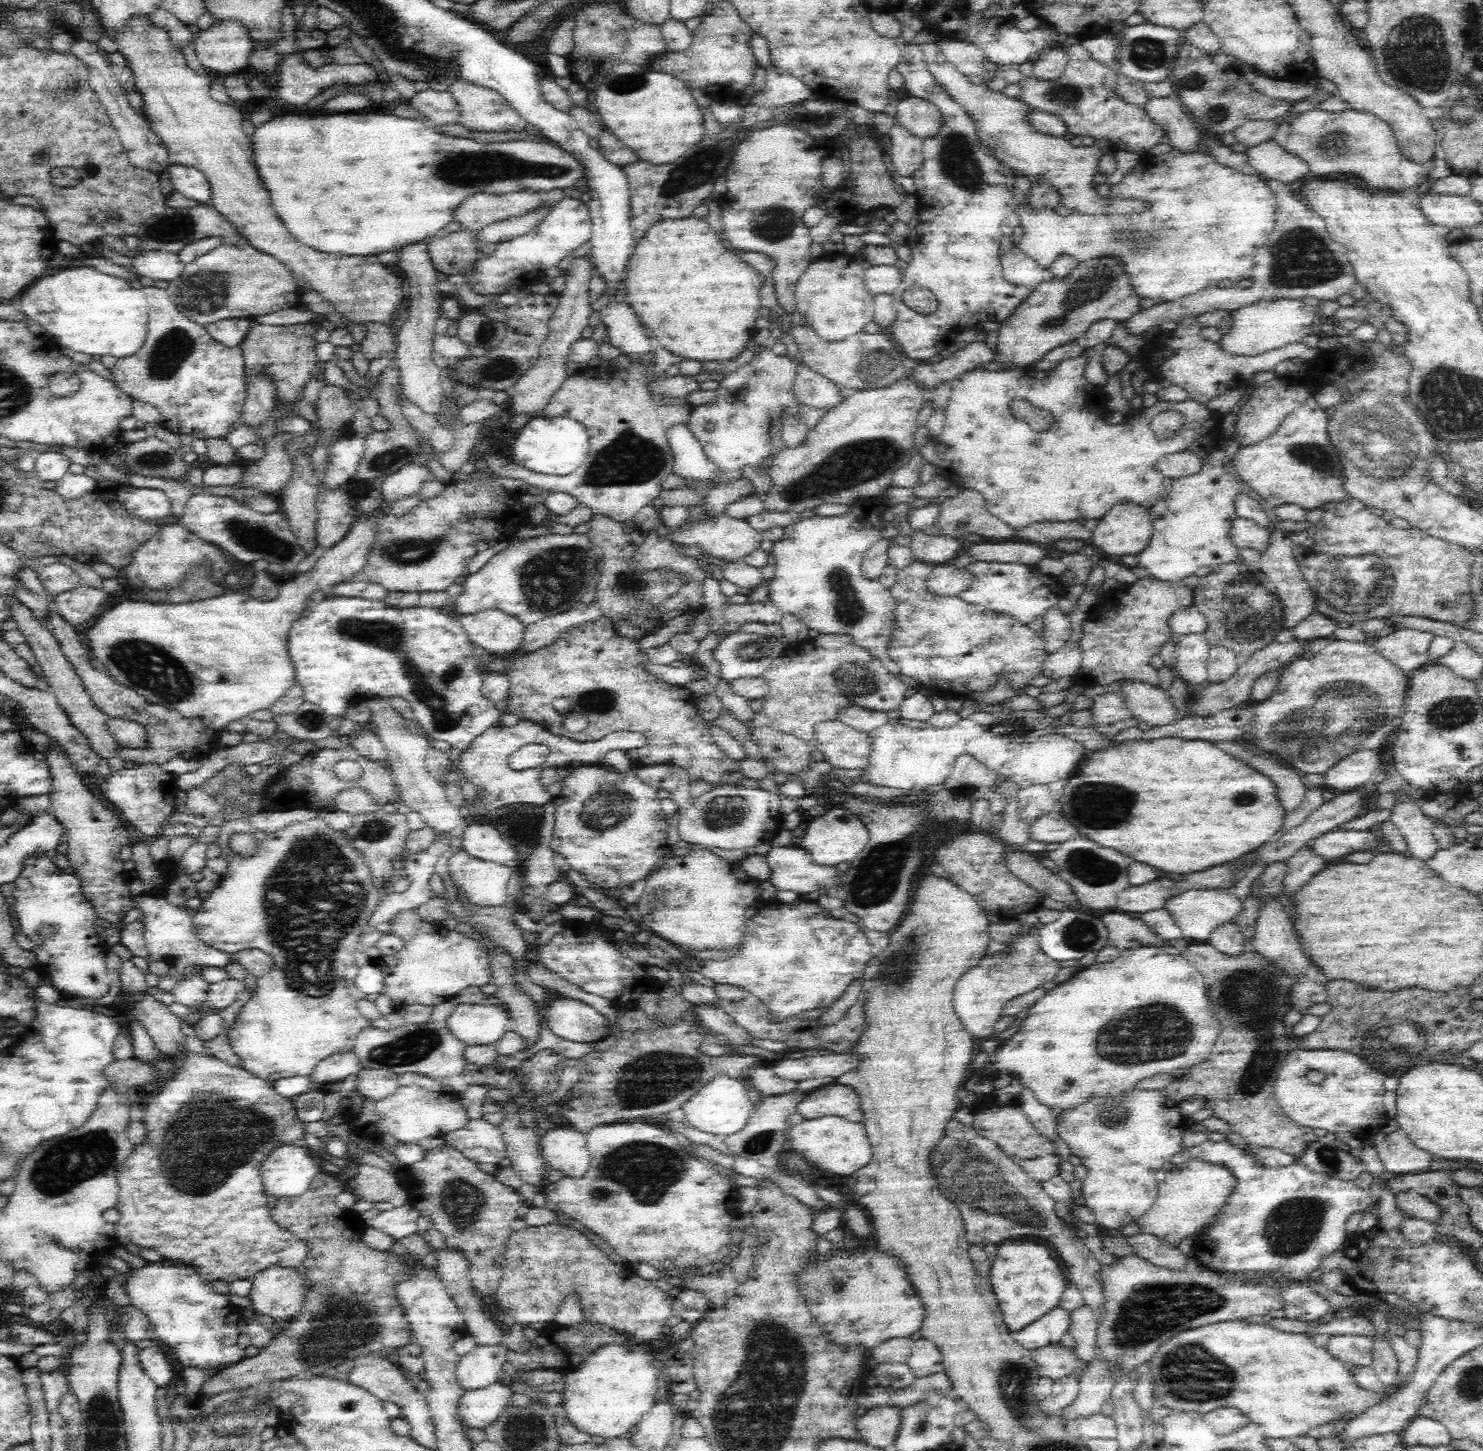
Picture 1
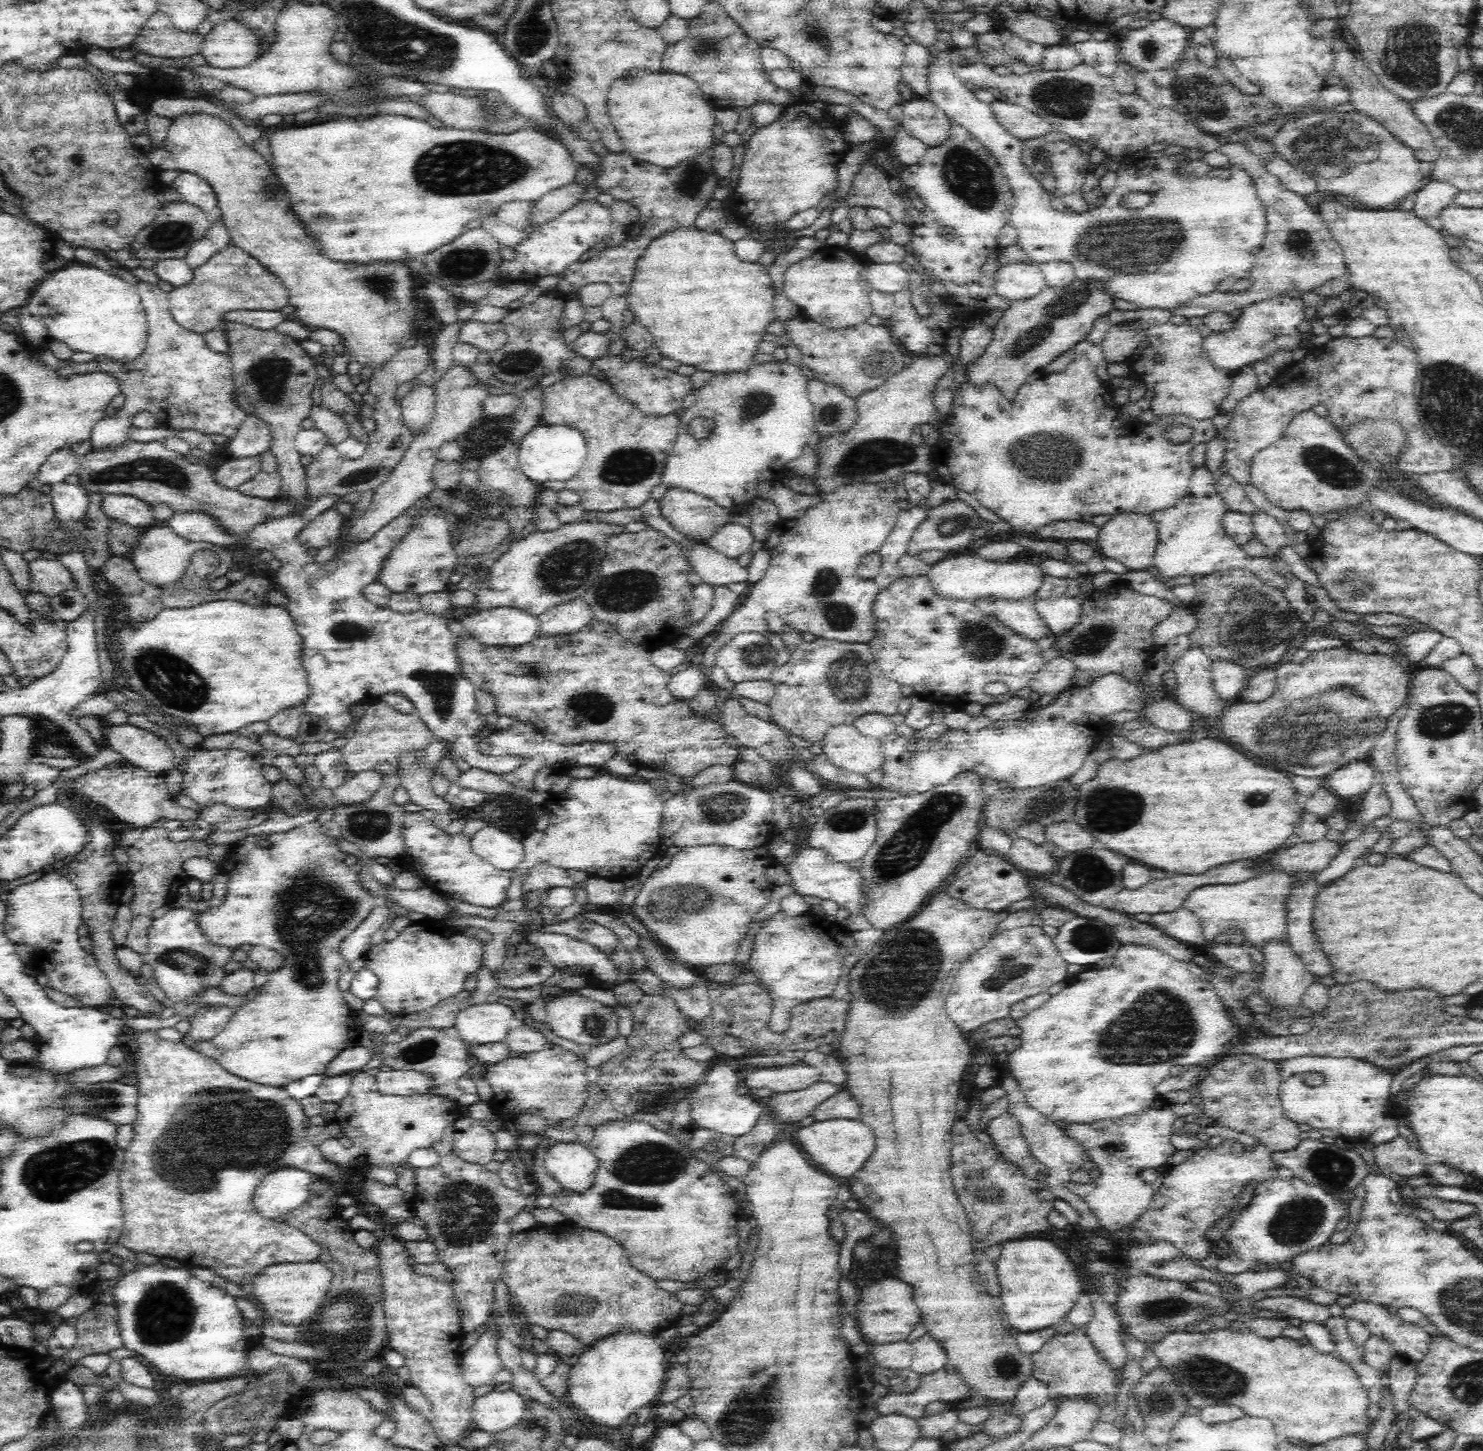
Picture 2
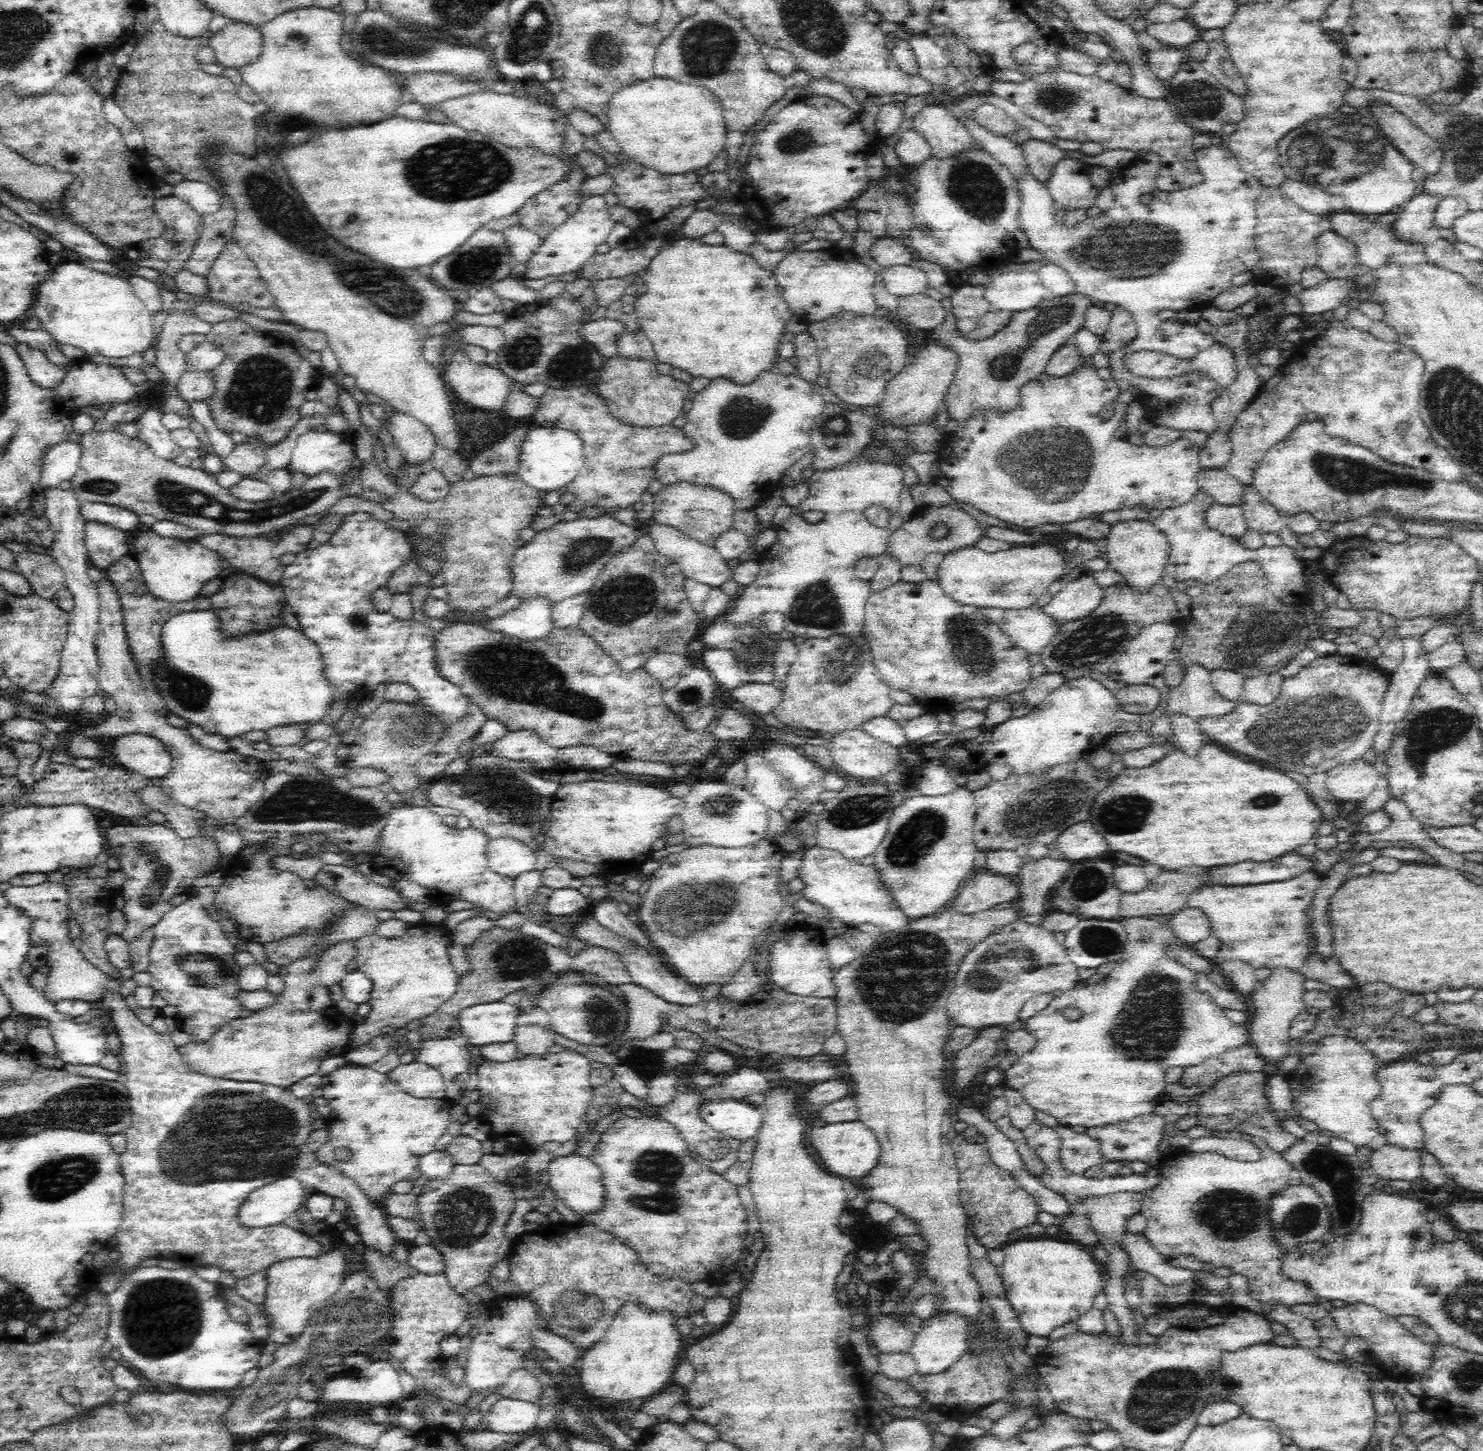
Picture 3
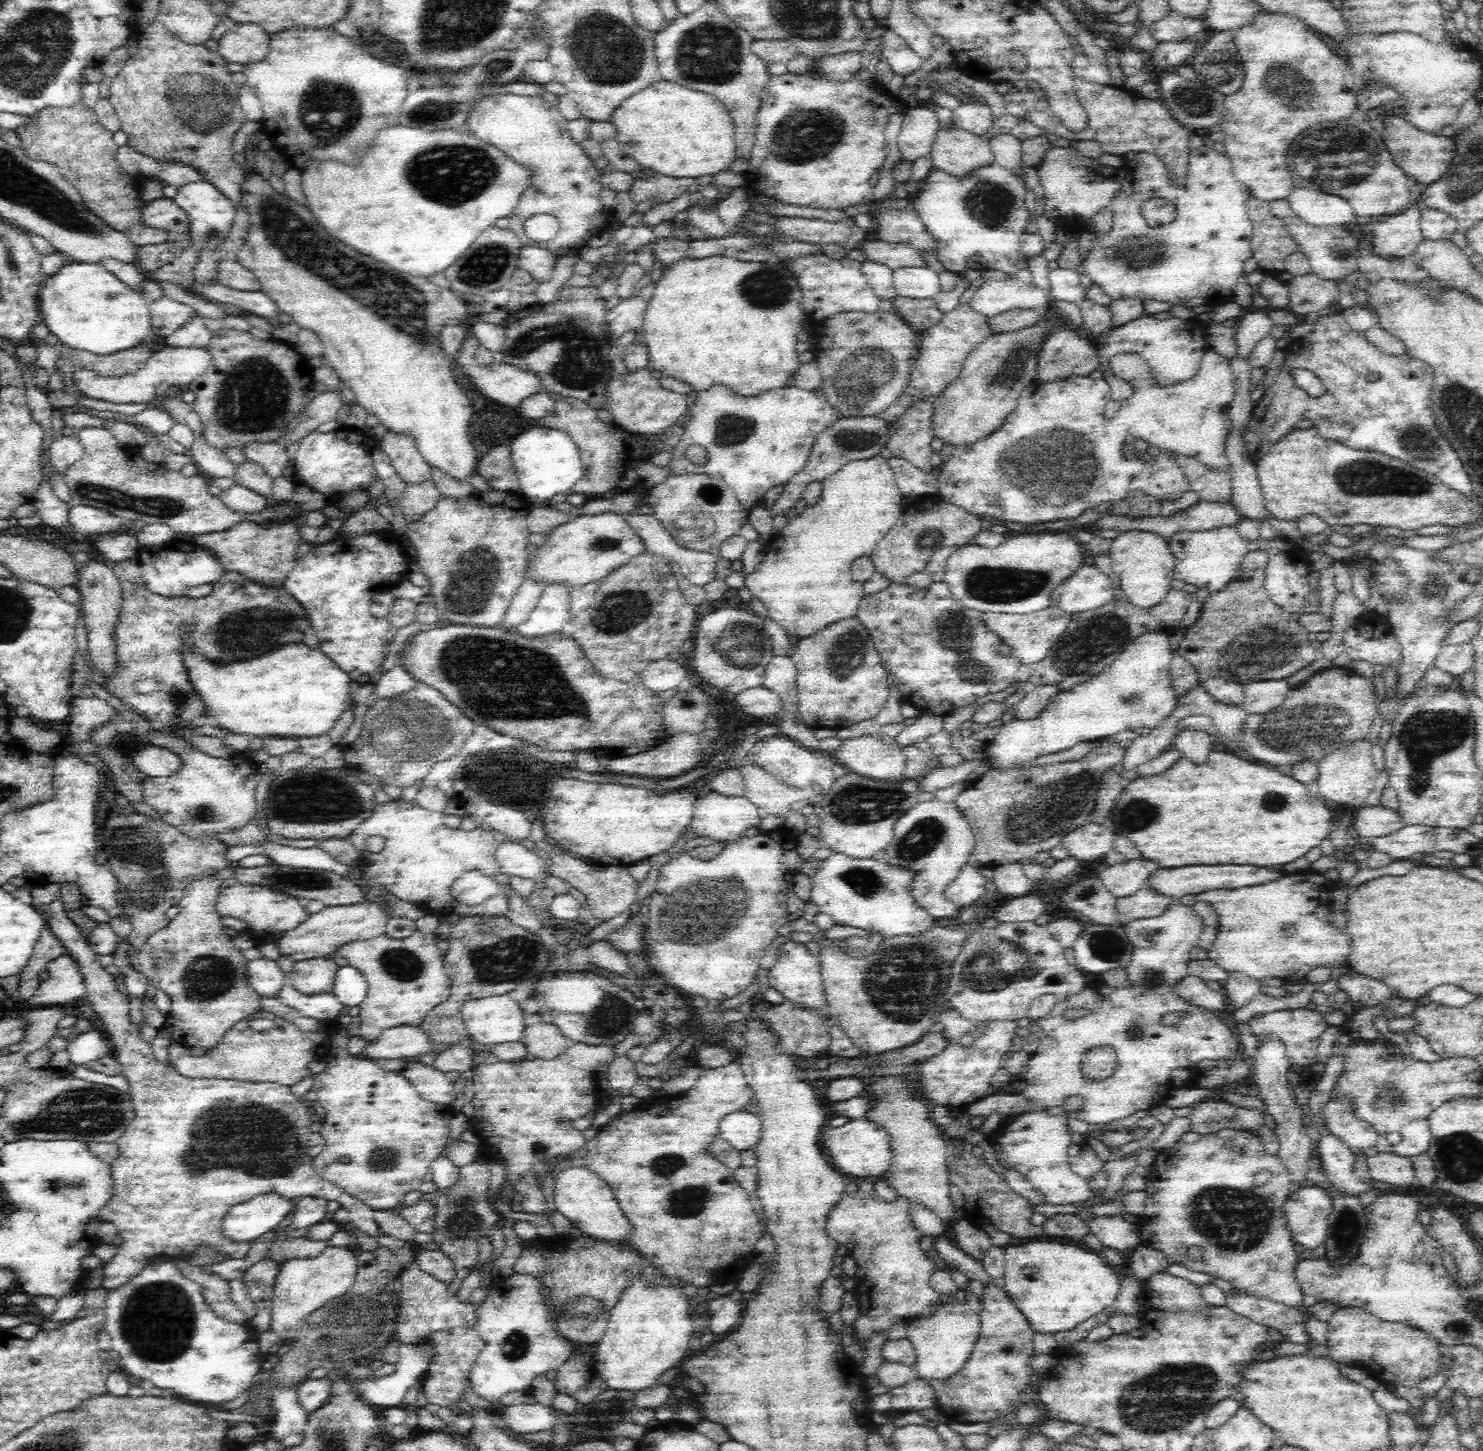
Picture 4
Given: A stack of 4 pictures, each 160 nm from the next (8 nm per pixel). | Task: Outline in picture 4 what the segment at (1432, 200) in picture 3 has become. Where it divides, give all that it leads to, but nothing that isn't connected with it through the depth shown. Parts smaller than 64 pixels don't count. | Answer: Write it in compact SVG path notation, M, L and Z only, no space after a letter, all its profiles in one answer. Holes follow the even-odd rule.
M1424 203L1411 204L1404 212L1379 222L1371 234L1371 252L1385 260L1404 260L1411 257L1423 242L1420 232L1420 208Z

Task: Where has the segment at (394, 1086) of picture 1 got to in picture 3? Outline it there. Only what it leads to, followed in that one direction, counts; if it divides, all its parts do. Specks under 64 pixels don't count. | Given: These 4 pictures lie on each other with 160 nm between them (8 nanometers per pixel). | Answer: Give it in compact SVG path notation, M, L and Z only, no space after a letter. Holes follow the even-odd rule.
M418 1061L398 1066L389 1073L390 1079L417 1098L446 1099L446 1084L438 1069Z

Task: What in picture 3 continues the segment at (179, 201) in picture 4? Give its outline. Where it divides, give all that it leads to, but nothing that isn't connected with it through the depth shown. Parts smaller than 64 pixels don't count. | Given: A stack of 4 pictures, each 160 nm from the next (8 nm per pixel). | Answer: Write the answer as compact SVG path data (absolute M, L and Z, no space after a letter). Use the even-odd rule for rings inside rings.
M184 180L173 186L172 196L190 205L196 213L206 217L220 210L222 196L206 182Z

